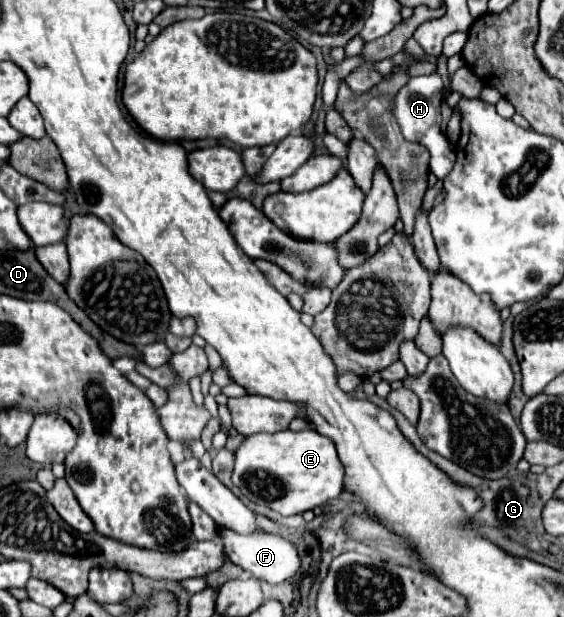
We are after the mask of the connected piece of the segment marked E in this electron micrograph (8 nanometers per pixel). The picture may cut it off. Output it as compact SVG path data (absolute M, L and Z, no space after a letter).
M312 428L300 432L280 430L274 434L258 432L244 438L234 452L232 482L250 502L268 506L282 516L292 516L336 498L344 486L344 466L334 442Z

